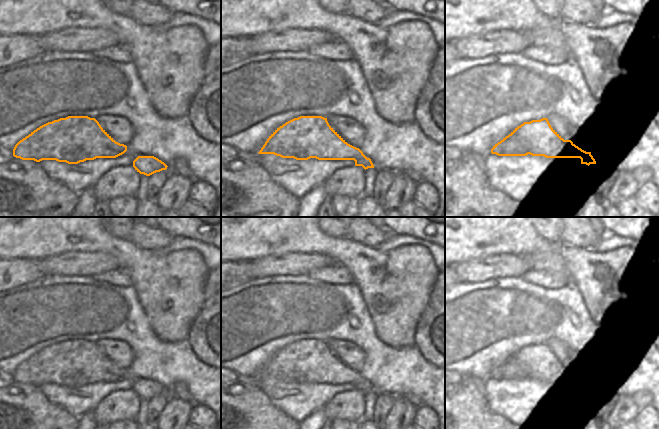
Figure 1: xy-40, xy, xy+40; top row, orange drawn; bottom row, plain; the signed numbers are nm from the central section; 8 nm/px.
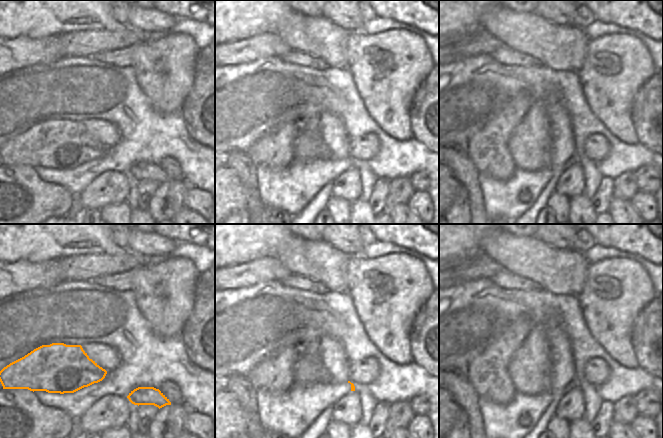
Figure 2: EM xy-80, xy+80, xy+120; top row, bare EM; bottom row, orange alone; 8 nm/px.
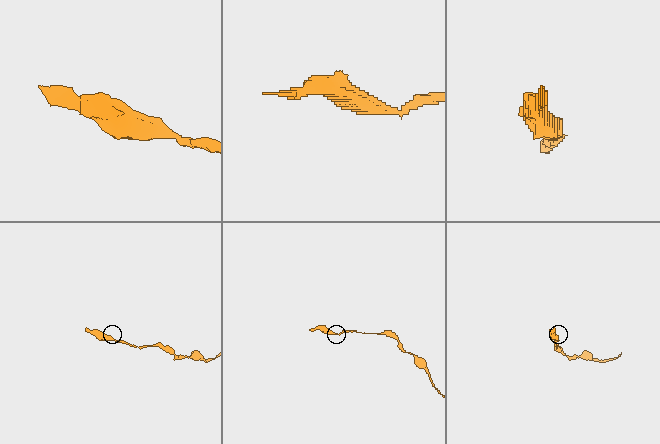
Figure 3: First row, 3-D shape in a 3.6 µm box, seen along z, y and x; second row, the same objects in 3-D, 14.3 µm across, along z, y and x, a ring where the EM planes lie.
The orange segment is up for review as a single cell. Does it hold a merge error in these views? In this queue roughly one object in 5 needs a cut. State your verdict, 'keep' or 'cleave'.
keep

